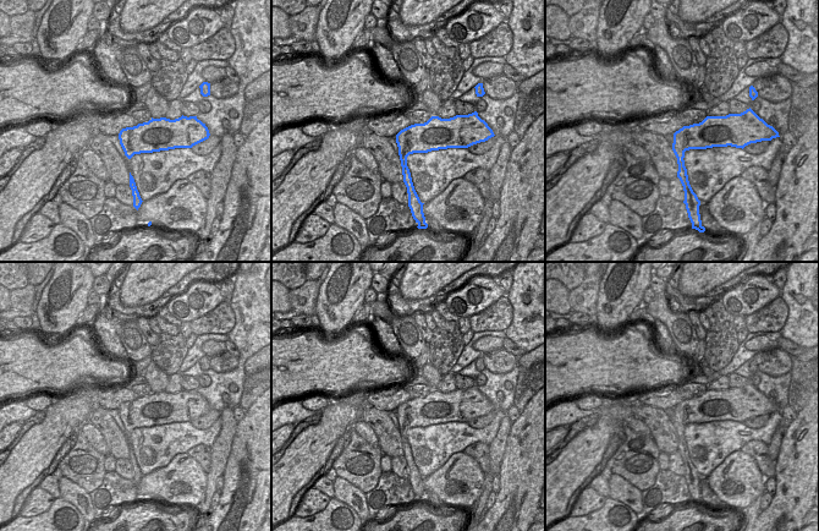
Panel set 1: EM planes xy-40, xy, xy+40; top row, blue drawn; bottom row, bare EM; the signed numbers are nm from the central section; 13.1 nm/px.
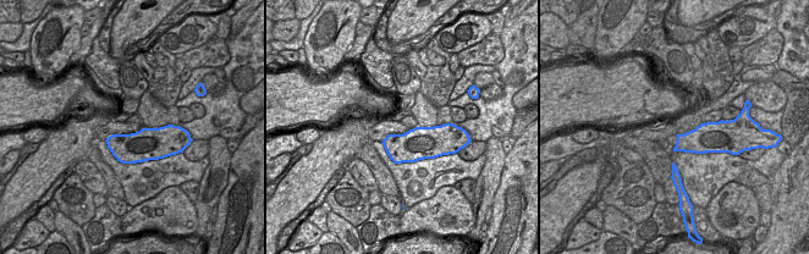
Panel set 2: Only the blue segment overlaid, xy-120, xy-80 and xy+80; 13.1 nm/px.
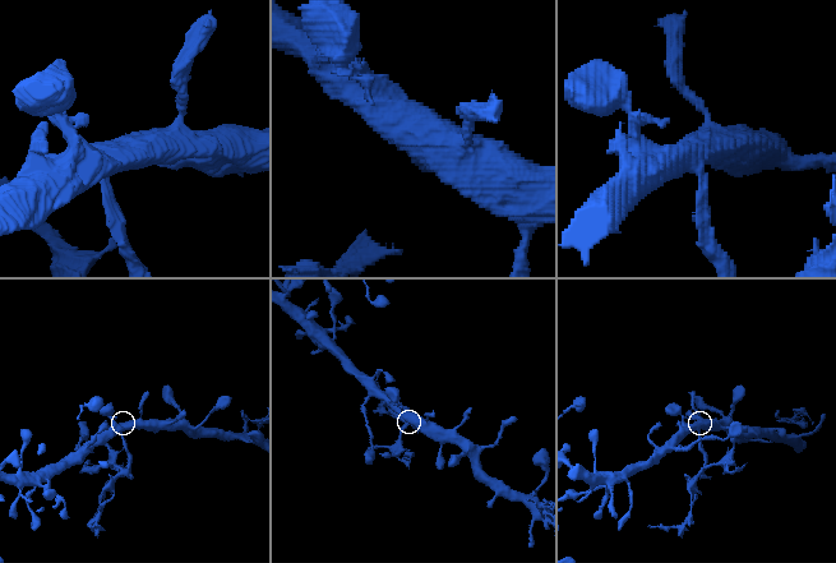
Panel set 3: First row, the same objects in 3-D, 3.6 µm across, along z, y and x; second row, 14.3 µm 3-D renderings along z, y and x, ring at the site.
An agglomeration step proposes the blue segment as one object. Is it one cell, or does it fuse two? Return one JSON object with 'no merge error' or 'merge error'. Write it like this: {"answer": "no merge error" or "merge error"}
{"answer": "merge error"}

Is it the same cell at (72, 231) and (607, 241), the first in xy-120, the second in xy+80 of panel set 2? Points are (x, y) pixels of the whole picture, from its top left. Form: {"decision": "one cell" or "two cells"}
{"decision": "two cells"}

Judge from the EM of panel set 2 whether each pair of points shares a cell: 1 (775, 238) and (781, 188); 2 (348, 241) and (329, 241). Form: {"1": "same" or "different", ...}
{"1": "same", "2": "different"}

